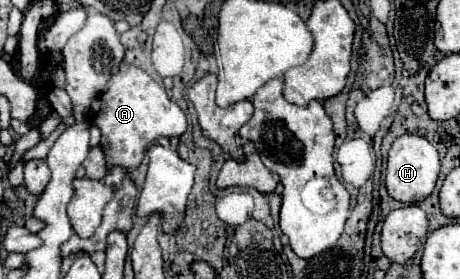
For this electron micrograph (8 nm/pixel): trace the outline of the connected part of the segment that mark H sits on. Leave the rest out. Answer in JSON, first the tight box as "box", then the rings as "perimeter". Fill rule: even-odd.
{"box":[385,135,439,203],"perimeter":[[[403,135],[397,137],[389,149],[387,157],[387,175],[385,185],[387,193],[401,203],[421,203],[427,199],[435,187],[435,181],[439,177],[439,153],[437,149],[419,135]]]}

